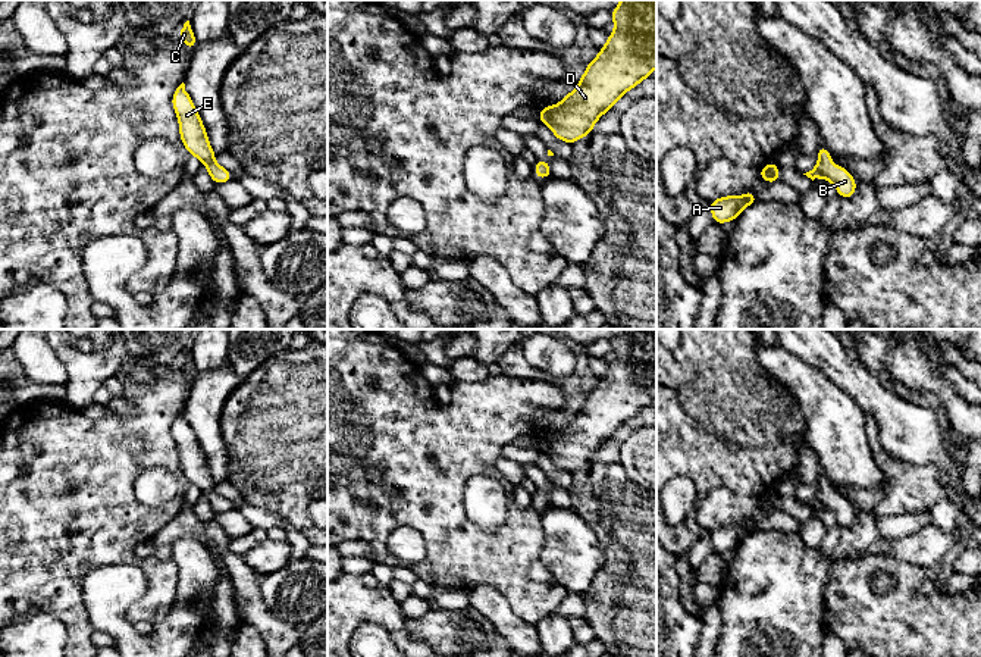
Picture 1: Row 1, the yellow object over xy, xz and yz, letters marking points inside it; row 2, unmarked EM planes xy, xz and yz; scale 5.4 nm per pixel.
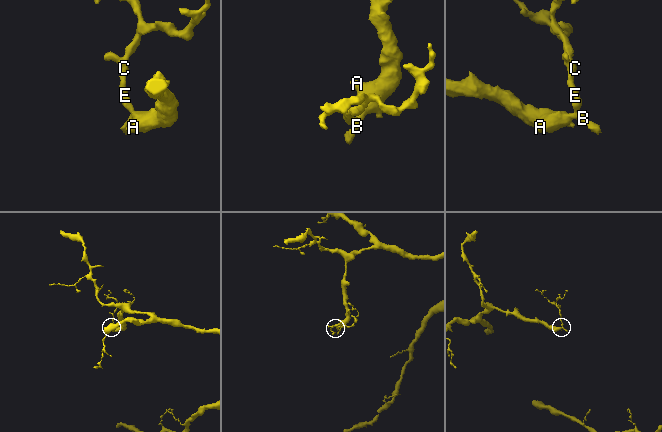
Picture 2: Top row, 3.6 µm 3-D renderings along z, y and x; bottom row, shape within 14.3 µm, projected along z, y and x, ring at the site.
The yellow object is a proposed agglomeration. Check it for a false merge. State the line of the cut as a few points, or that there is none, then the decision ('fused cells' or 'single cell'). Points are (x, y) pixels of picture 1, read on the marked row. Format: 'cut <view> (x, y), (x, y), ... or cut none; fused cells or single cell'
cut none; single cell

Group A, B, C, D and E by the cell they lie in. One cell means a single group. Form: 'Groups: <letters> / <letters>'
Groups: A B C D E

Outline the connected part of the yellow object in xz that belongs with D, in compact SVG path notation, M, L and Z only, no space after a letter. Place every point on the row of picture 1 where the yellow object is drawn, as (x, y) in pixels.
M621 0L611 16L615 31L579 85L557 106L539 110L539 122L568 144L590 134L593 123L656 68L656 0Z

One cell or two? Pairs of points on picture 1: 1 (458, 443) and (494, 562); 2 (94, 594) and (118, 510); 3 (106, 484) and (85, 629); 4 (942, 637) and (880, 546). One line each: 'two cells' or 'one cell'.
1: one cell
2: two cells
3: one cell
4: two cells

